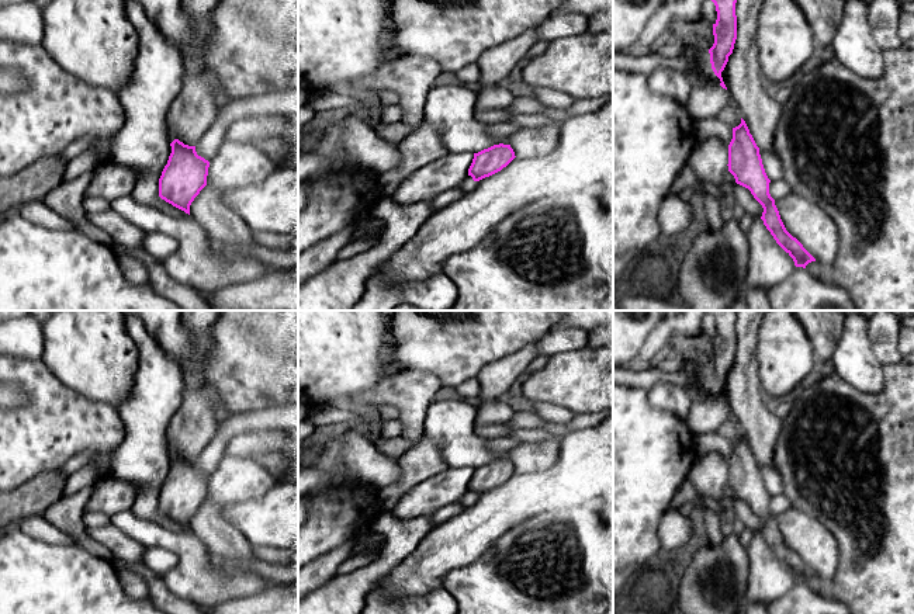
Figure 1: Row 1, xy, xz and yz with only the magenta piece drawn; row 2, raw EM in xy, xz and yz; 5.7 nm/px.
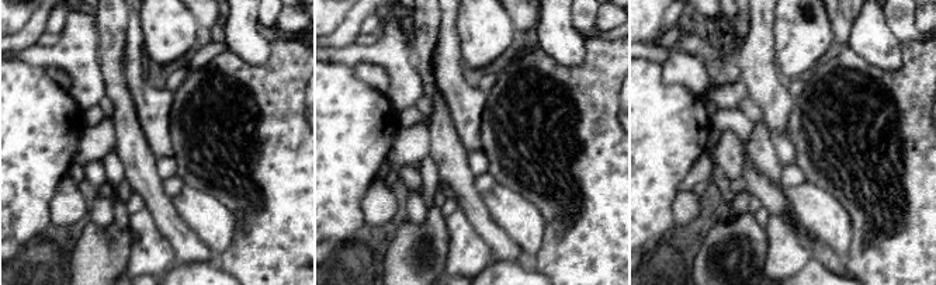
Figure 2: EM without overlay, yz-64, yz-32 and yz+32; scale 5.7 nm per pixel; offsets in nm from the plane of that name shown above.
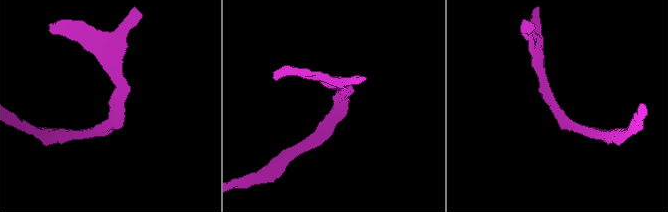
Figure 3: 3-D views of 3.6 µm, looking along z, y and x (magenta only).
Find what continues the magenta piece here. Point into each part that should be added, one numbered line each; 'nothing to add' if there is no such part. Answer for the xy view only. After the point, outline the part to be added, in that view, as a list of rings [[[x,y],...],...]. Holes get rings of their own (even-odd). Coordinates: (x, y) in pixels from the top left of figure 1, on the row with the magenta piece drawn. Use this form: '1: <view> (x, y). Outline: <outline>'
1: xy (220, 222). Outline: [[[205,185],[190,205],[190,215],[218,243],[255,243],[255,232],[224,202],[228,190]]]

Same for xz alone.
1: xz (528, 142). Outline: [[[550,124],[519,129],[510,135],[509,145],[517,159],[526,159],[550,153],[557,146],[558,138],[560,125]]]

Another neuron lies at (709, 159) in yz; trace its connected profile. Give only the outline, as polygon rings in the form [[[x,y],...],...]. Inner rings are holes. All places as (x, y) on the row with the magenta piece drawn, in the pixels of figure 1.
[[[719,138],[697,141],[688,164],[699,180],[720,187],[728,170],[728,146]]]

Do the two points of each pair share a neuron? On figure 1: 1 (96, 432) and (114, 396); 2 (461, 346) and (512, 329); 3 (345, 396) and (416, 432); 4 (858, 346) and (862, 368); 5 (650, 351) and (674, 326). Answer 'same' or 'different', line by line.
1: different
2: same
3: same
4: same
5: same

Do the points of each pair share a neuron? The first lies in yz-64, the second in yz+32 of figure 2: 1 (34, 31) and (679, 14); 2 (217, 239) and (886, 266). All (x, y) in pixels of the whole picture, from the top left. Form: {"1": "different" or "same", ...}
{"1": "same", "2": "different"}

